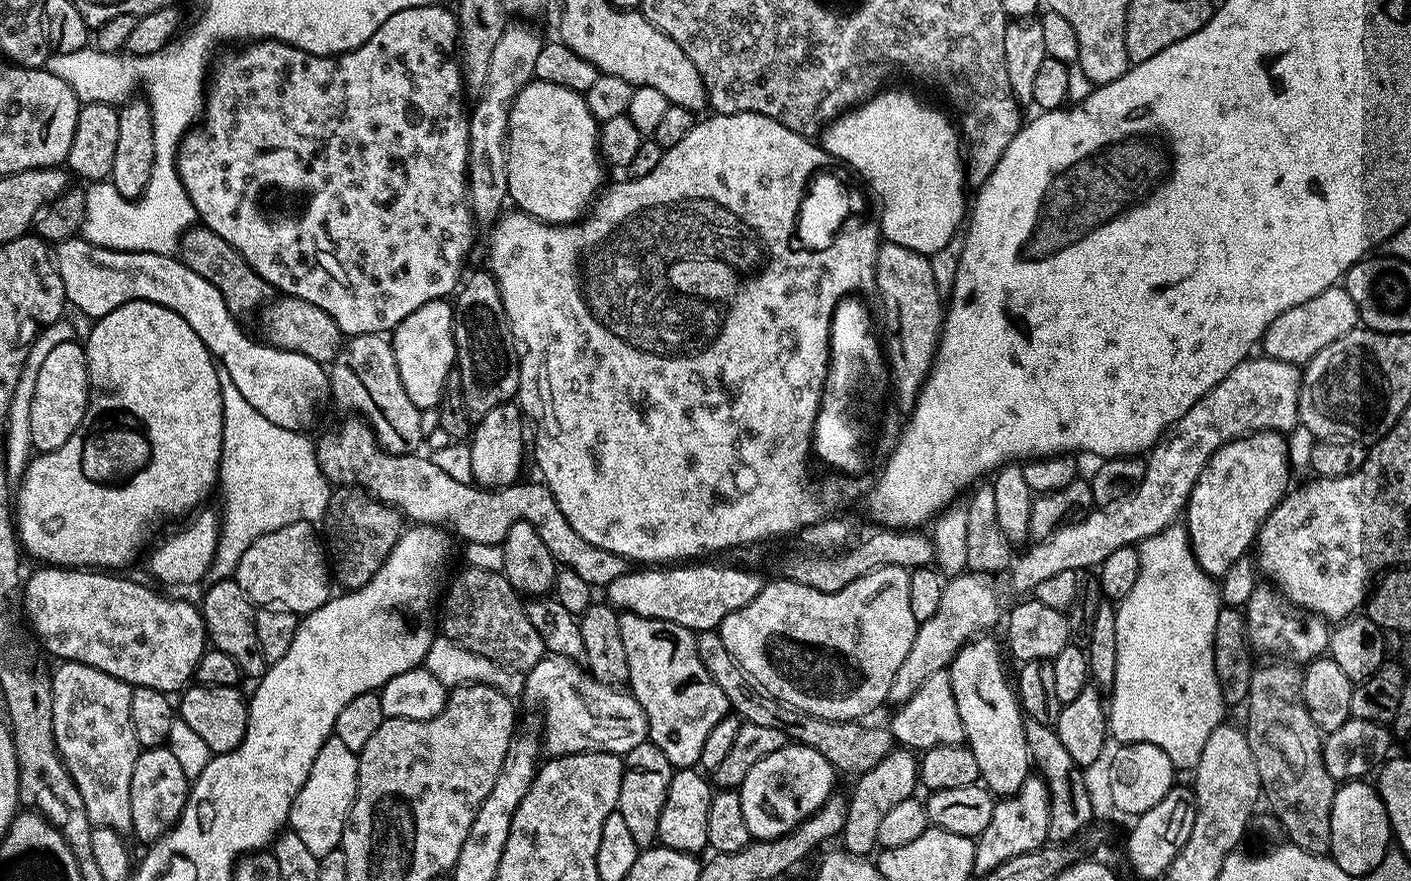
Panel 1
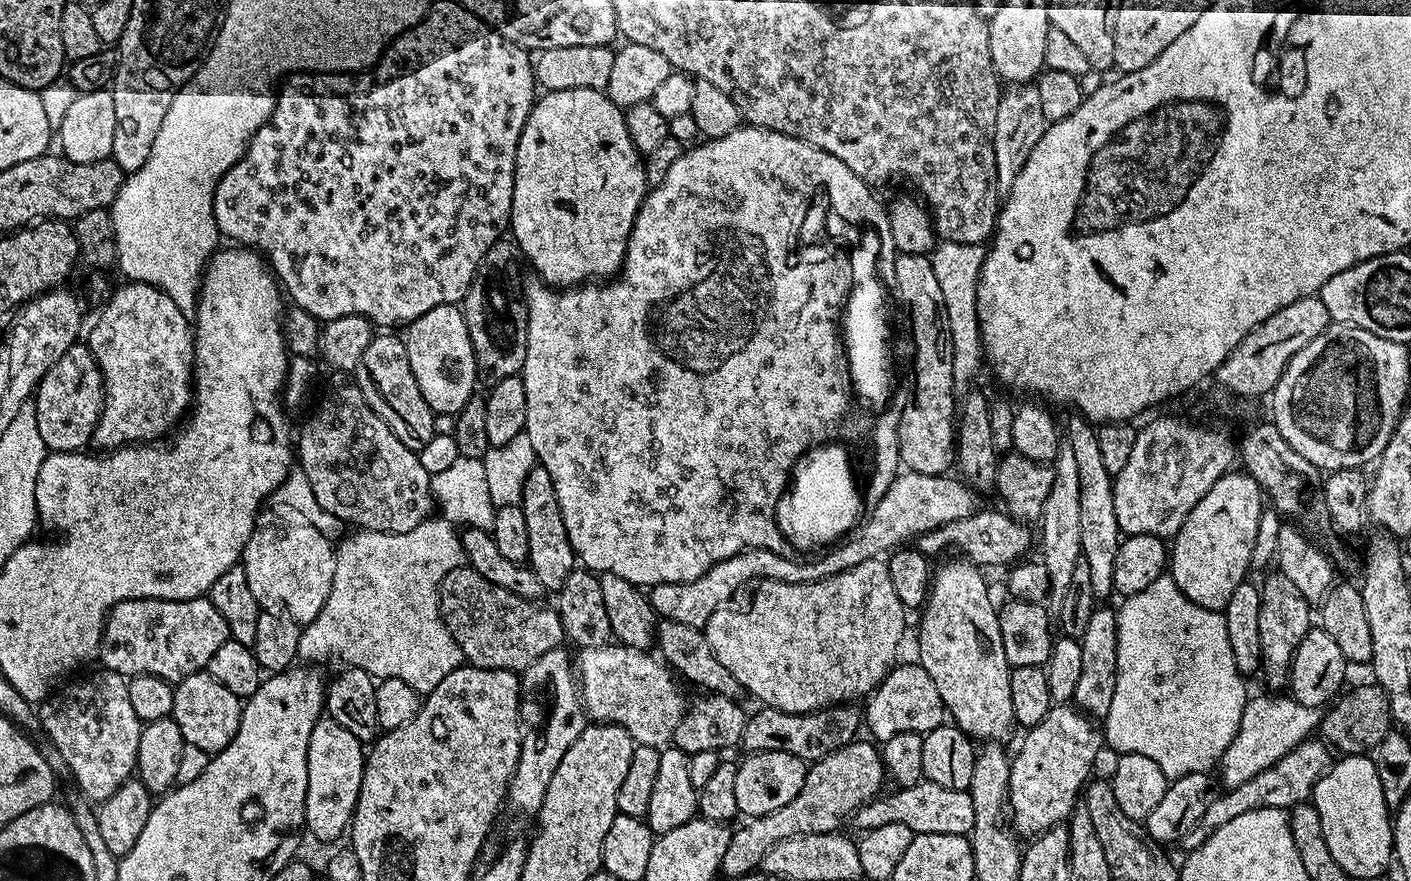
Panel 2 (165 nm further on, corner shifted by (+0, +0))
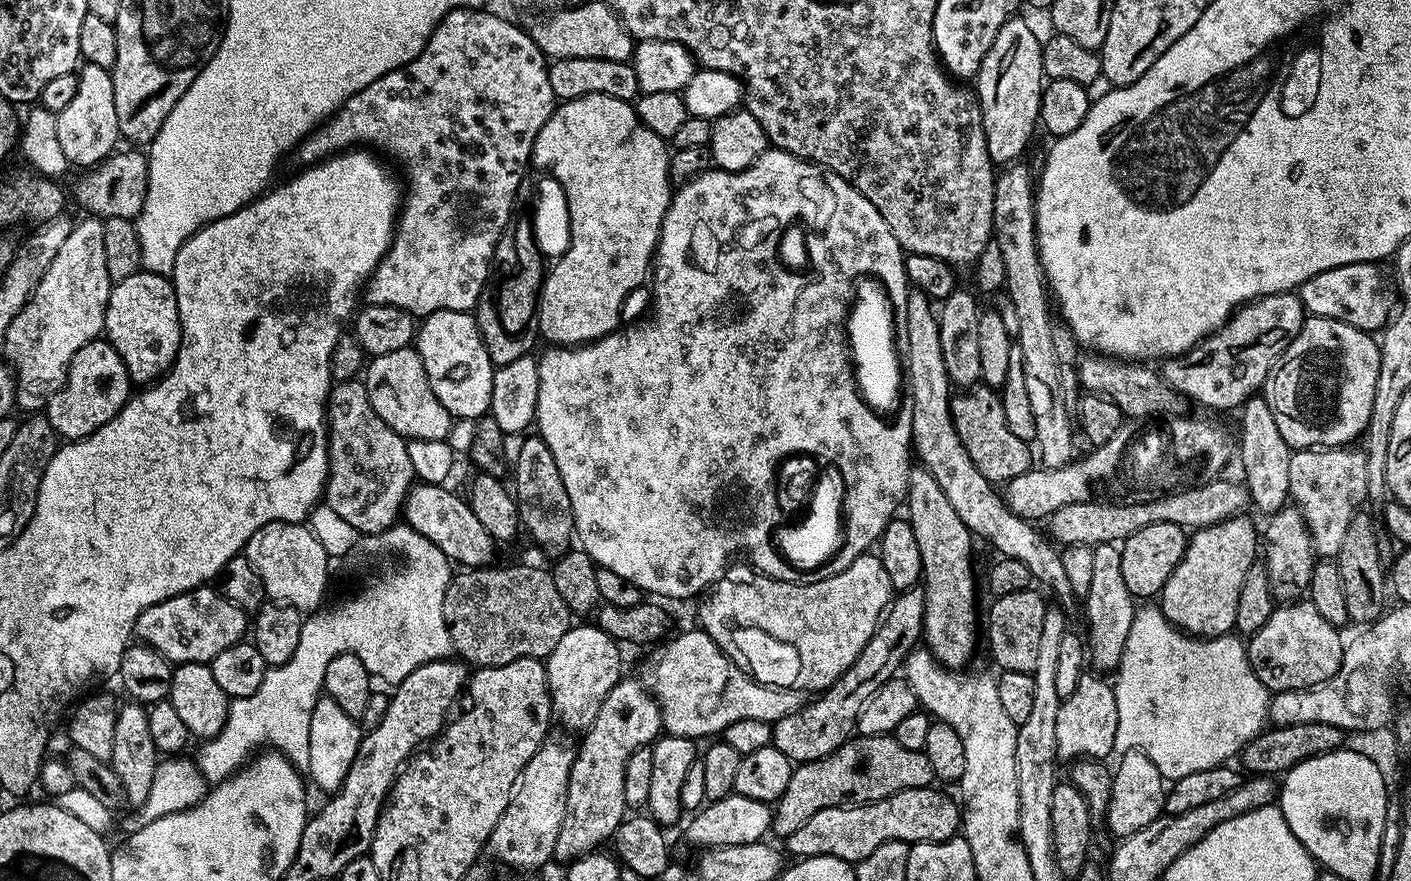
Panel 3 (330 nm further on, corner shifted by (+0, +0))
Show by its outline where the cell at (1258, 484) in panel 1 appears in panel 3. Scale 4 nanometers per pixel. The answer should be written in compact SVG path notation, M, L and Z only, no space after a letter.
M1247 515L1235 516L1221 524L1195 529L1188 536L1184 556L1174 566L1174 574L1166 578L1166 586L1160 591L1158 607L1175 628L1197 638L1229 635L1235 629L1238 614L1238 594L1242 594L1242 582L1246 570L1258 560L1258 528L1248 521Z

